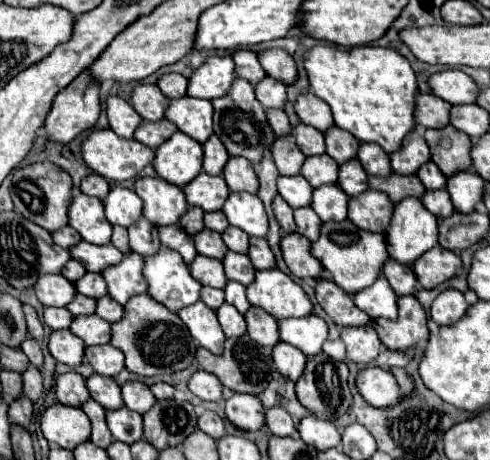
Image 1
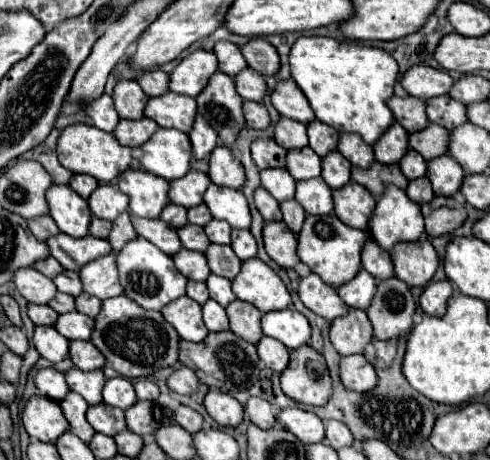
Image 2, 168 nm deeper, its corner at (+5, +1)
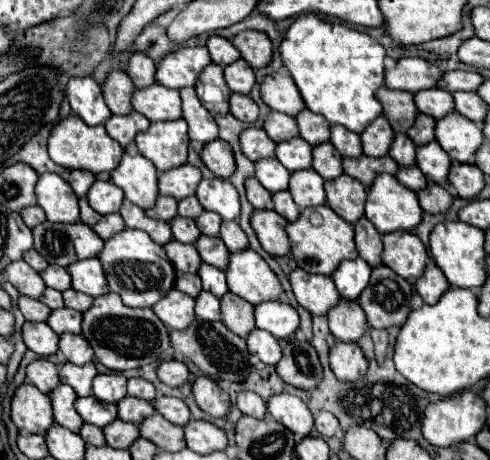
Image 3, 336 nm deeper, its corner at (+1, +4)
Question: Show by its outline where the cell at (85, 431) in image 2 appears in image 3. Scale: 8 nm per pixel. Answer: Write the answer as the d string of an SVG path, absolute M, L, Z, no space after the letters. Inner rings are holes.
M58 384L58 388L54 388L54 392L50 392L54 422L60 426L66 426L72 432L80 432L80 426L84 424L82 418L78 416L78 412L74 412L74 400L76 398L78 396L66 384Z

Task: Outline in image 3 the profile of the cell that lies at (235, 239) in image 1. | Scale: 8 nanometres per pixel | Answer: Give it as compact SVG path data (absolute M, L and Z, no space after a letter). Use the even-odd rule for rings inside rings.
M204 210L204 212L202 212L202 216L198 216L194 222L196 222L196 226L200 228L200 232L202 232L202 234L206 234L206 236L218 236L222 218L220 218L218 214L214 214L214 212Z

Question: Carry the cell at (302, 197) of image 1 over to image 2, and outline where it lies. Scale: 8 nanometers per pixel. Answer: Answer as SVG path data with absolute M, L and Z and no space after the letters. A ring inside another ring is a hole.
M264 169L260 179L262 179L262 187L266 187L276 201L294 199L296 181L286 169Z

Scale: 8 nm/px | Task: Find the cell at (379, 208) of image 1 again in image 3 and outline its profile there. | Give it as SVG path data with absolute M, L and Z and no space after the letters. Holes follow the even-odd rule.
M342 174L334 180L324 182L326 192L326 204L346 222L354 224L358 218L364 216L364 202L366 202L366 190L358 180Z

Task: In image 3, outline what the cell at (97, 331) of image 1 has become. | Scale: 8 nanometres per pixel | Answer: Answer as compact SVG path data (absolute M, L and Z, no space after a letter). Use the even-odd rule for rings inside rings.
M58 308L58 310L52 310L46 324L56 332L56 334L62 334L62 332L74 332L74 334L80 334L80 322L82 322L82 314L76 312L76 310L70 310L70 308Z

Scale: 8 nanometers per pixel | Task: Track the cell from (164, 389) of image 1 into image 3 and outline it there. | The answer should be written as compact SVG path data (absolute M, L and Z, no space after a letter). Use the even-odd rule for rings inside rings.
M130 378L130 380L128 380L128 394L152 402L154 396L156 396L156 390L154 390L154 386L152 386L148 380L144 380L144 378Z

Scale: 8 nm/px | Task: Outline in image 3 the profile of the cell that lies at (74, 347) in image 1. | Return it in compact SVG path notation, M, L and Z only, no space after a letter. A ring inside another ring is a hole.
M24 322L22 324L22 340L28 350L38 356L52 356L58 352L58 334L46 322Z

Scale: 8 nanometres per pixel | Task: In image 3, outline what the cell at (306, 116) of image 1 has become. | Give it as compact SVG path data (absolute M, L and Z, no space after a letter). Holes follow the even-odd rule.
M278 70L264 76L260 84L260 96L272 110L288 116L294 116L304 110L300 92L294 80L290 80L290 74L286 70Z

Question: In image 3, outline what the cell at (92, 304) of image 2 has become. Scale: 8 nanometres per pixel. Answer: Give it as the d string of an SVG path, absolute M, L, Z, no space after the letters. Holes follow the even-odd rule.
M64 290L62 292L62 298L64 298L64 306L66 308L72 308L72 310L78 310L78 312L86 312L90 308L90 302L94 300L92 296L86 296L82 292L76 292L76 290Z

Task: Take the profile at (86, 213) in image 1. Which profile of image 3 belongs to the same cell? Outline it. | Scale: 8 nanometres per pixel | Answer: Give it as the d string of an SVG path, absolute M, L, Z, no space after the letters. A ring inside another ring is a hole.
M40 174L36 184L36 200L50 222L72 224L80 218L78 198L70 184L58 174Z

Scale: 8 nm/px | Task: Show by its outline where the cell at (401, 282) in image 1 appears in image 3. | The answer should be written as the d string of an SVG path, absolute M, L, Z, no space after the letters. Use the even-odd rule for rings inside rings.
M364 216L354 224L356 230L356 248L358 254L370 264L370 266L380 266L380 254L382 254L382 240L378 230L366 220Z

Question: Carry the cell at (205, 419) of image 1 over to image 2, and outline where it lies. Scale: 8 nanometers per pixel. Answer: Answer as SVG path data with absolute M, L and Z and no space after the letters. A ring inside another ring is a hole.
M178 407L176 411L174 411L174 419L176 419L176 423L180 425L180 427L184 427L188 433L198 433L200 429L202 429L202 423L204 423L204 419L202 419L202 415L198 413L198 411L194 411L194 409L190 409L190 407Z

